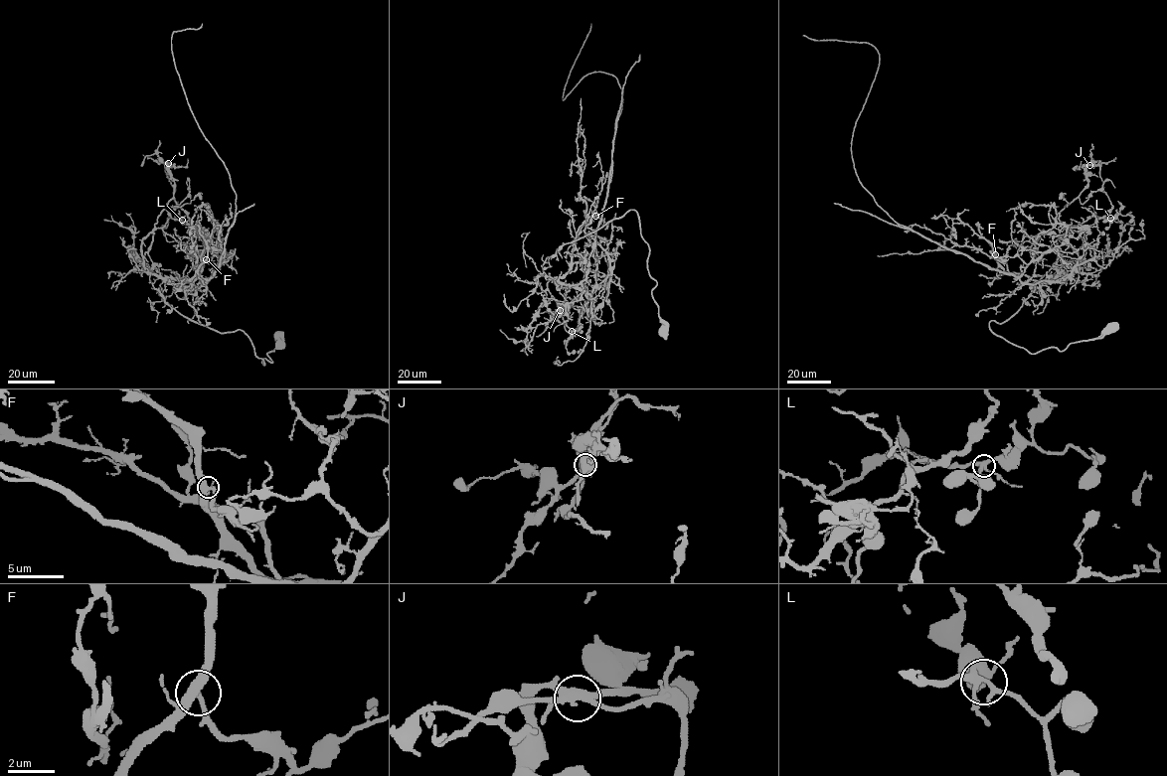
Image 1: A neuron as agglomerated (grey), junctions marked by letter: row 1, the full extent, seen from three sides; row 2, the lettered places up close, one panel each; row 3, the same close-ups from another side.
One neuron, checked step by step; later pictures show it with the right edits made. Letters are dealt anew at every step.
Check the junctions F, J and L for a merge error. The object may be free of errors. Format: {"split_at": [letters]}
{"split_at": ["J"]}

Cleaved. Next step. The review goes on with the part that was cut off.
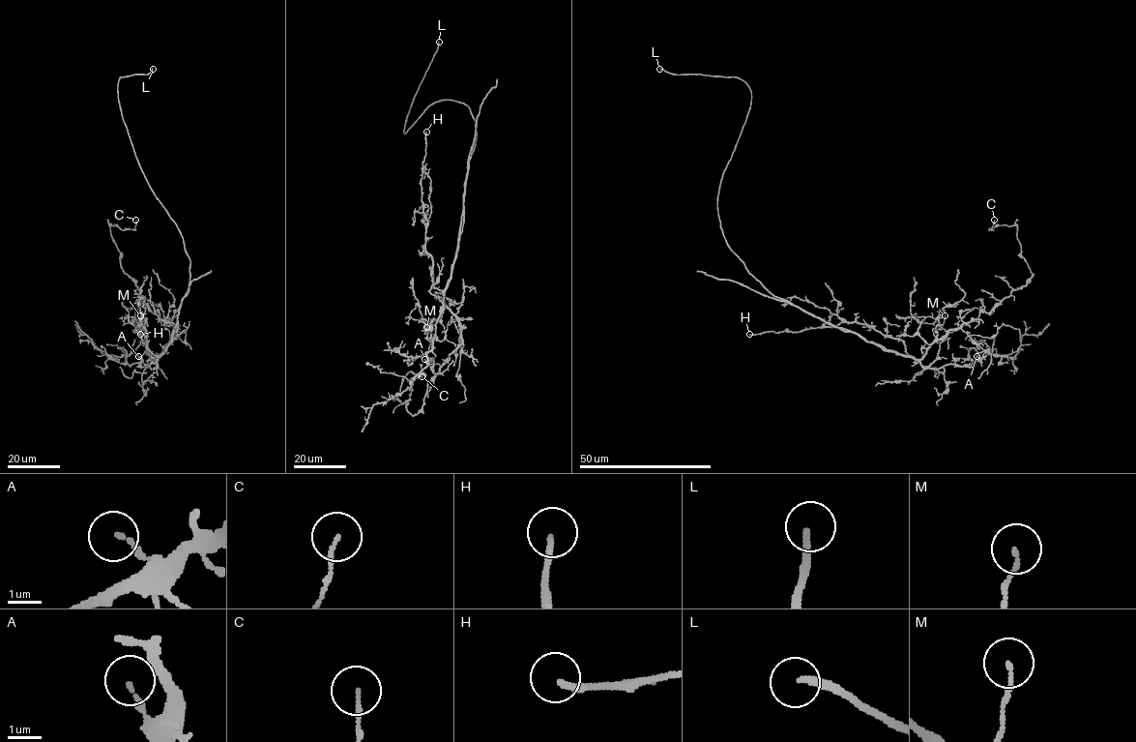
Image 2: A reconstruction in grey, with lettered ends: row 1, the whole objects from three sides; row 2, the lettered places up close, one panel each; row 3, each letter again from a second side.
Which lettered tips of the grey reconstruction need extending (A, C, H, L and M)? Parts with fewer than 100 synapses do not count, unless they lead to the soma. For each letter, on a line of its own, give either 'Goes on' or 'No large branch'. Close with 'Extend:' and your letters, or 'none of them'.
A: No large branch
C: No large branch
H: No large branch
L: Goes on
M: No large branch
Extend: L

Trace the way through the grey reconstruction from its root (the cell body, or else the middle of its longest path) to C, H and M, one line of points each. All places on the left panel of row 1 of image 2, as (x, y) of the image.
C: (178, 313), (158, 359), (176, 326), (142, 301), (110, 230), (133, 229), (135, 220)
H: (178, 313), (172, 339), (160, 355), (148, 347), (141, 322), (134, 330), (140, 334)
M: (178, 313), (172, 339), (158, 357), (157, 366), (138, 330), (140, 315)

